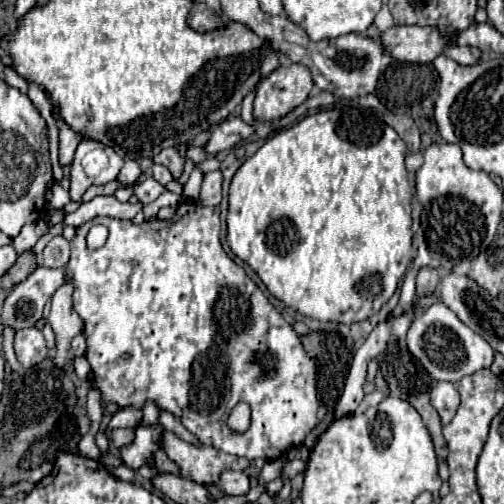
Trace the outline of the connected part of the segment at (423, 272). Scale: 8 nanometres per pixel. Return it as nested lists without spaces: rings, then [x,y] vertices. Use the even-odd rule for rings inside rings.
[[[421,267],[417,273],[417,297],[429,295],[439,285],[439,271],[431,267]]]

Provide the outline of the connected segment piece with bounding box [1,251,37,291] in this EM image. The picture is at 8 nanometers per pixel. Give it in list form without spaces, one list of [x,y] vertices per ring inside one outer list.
[[[33,251],[21,253],[21,255],[17,257],[15,265],[1,277],[1,287],[3,287],[5,291],[13,289],[17,283],[21,283],[23,279],[27,279],[27,277],[31,275],[31,271],[35,271],[35,267],[37,267],[37,261],[35,261]]]

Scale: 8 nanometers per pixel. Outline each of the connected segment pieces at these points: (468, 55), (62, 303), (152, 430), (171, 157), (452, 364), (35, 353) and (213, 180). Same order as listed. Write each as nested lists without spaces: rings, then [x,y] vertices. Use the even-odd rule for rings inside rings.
[[[447,47],[445,49],[445,55],[451,57],[455,63],[459,65],[475,65],[481,57],[481,51],[479,49],[473,49],[473,47]]]
[[[67,281],[63,287],[59,287],[51,299],[51,313],[47,317],[49,325],[55,331],[55,355],[53,363],[67,371],[69,369],[69,355],[71,355],[71,341],[75,335],[83,331],[83,321],[73,309],[71,303],[71,281]]]
[[[139,423],[135,427],[135,441],[127,447],[121,447],[119,453],[121,453],[121,459],[127,467],[133,467],[133,469],[139,469],[141,465],[147,465],[151,463],[151,453],[155,449],[159,449],[159,439],[161,439],[161,433],[163,433],[163,427],[161,425],[155,425],[155,427],[149,427],[149,425],[143,425]]]
[[[173,147],[163,149],[157,157],[153,157],[153,161],[169,167],[169,171],[173,173],[173,177],[177,177],[177,179],[179,179],[181,173],[183,173],[183,163],[185,163],[185,159],[183,159],[183,157],[179,155],[179,151],[173,149]]]
[[[435,301],[423,315],[419,315],[407,333],[409,353],[427,369],[427,373],[437,381],[457,383],[465,375],[473,375],[485,367],[491,367],[495,359],[495,349],[473,329],[469,329],[445,303]]]
[[[37,327],[19,329],[15,333],[15,355],[23,367],[33,367],[47,357],[47,345],[43,333]]]
[[[211,171],[203,177],[203,185],[201,185],[201,197],[199,201],[203,205],[219,205],[221,203],[221,181],[223,175],[221,171]]]

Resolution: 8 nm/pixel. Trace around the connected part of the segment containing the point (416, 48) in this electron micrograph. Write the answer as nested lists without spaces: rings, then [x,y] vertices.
[[[391,27],[381,41],[403,63],[431,63],[445,49],[445,39],[437,27]]]

